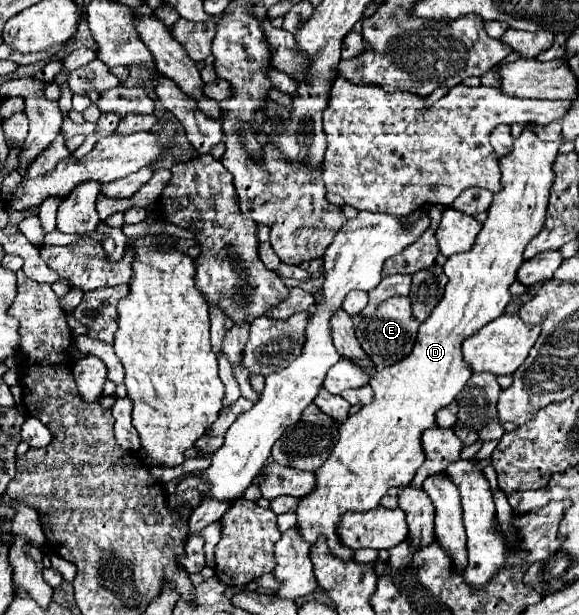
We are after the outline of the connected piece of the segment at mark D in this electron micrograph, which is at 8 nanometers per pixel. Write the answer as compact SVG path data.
M525 125L521 137L515 141L513 153L499 161L503 191L495 193L493 205L487 211L489 217L479 231L475 247L469 253L451 255L445 261L443 271L449 277L445 295L433 313L421 323L411 355L371 377L369 385L375 391L375 399L339 427L339 443L331 451L331 457L315 471L317 487L299 501L295 513L297 529L305 541L315 543L325 535L335 557L341 557L343 561L351 559L353 551L341 545L337 537L339 517L345 511L379 507L387 489L409 485L417 469L423 465L423 431L437 429L437 411L455 401L467 379L473 375L471 367L463 361L463 341L503 315L511 301L509 287L515 283L523 263L523 249L543 229L549 187L555 179L551 165L559 145L561 141L541 141L529 125Z

